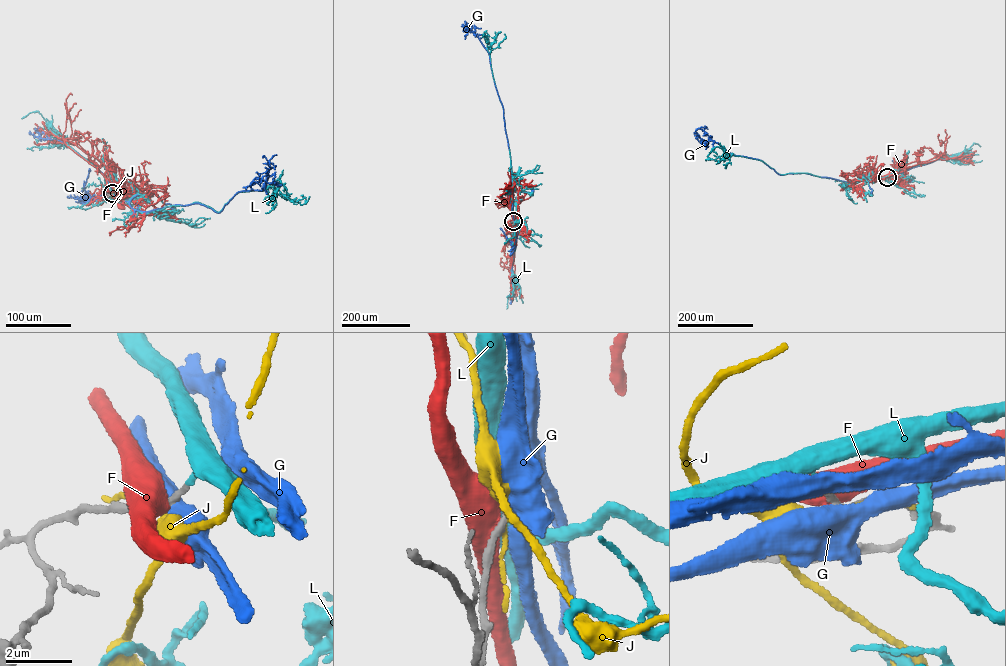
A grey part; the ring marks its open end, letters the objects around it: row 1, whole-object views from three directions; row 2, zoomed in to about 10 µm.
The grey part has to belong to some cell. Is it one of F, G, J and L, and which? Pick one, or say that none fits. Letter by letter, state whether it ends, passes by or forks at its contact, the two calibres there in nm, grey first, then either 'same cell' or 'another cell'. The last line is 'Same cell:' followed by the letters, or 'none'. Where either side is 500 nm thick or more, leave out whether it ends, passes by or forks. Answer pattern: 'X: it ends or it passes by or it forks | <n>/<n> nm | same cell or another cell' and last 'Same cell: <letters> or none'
F: 220/700 nm | another cell
G: 200/600 nm | another cell
J: it passes by | 160/180 nm | another cell
L: it ends | 170/170 nm | same cell
Same cell: L

